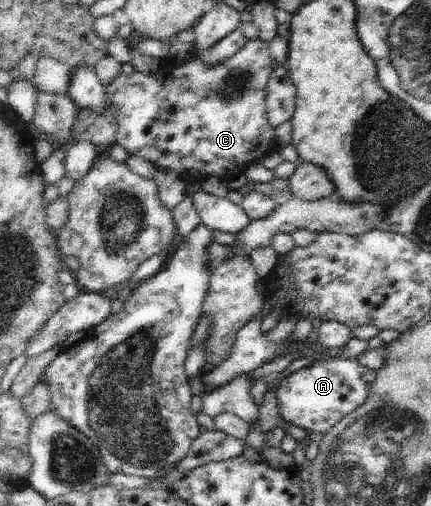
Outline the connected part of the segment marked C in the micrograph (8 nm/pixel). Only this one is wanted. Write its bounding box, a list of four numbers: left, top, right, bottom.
[107,39,282,184]

